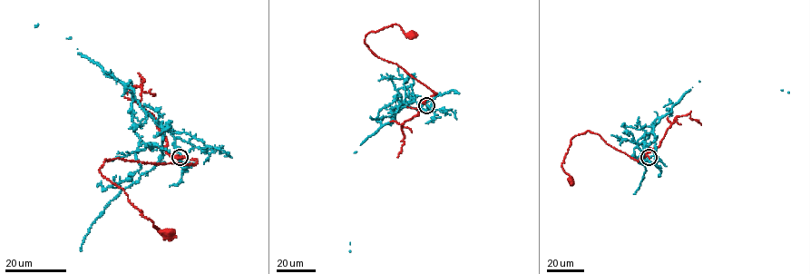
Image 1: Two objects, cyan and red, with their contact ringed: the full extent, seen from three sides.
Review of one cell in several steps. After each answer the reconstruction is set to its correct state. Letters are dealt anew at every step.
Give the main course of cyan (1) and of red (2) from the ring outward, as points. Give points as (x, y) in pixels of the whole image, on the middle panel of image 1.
1: (426, 105), (424, 111), (404, 106), (395, 112), (395, 119), (368, 137), (354, 152), (349, 251)
2: (426, 105), (423, 102), (436, 93), (395, 63), (378, 57), (365, 40), (370, 32), (394, 24), (413, 34)

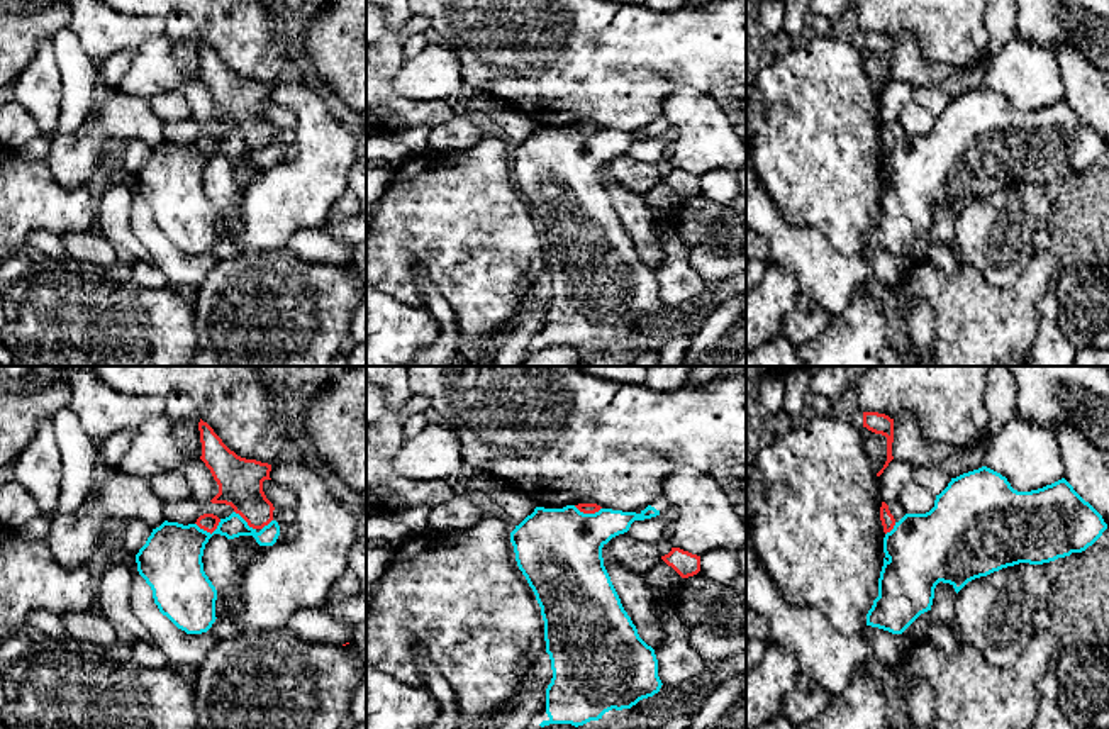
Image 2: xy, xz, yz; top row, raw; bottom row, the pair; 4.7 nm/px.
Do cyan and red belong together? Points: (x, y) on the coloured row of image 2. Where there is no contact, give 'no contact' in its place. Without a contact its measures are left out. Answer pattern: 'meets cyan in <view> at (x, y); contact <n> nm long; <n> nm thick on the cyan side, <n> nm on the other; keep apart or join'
meets cyan in xy at (209, 533); contact 130 nm long; 300 nm thick on the cyan side, 90 nm on the other; keep apart

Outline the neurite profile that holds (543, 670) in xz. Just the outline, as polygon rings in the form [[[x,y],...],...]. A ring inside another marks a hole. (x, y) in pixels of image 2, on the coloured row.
[[[548,653],[539,656],[538,663],[532,666],[532,671],[548,688],[553,678],[551,659]]]

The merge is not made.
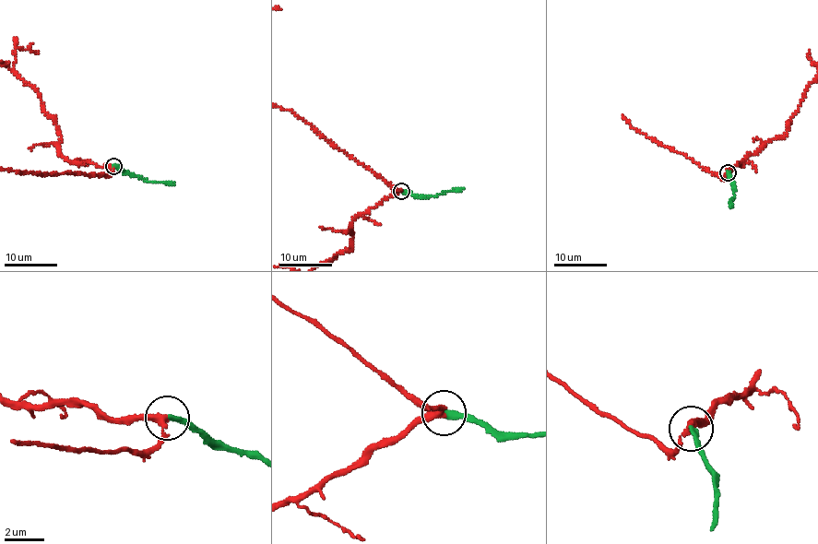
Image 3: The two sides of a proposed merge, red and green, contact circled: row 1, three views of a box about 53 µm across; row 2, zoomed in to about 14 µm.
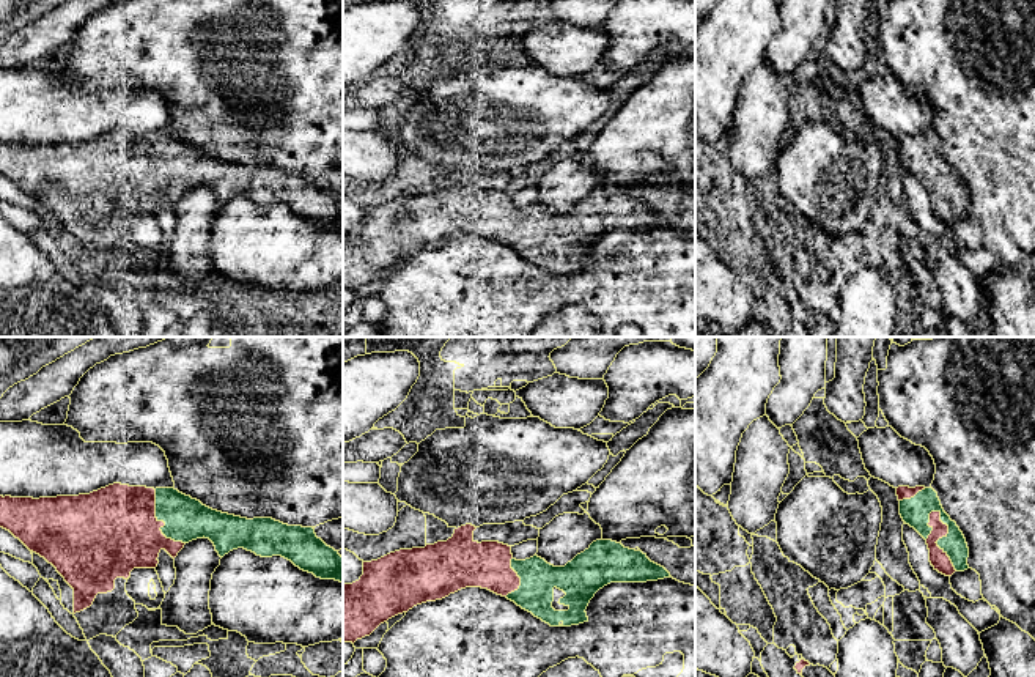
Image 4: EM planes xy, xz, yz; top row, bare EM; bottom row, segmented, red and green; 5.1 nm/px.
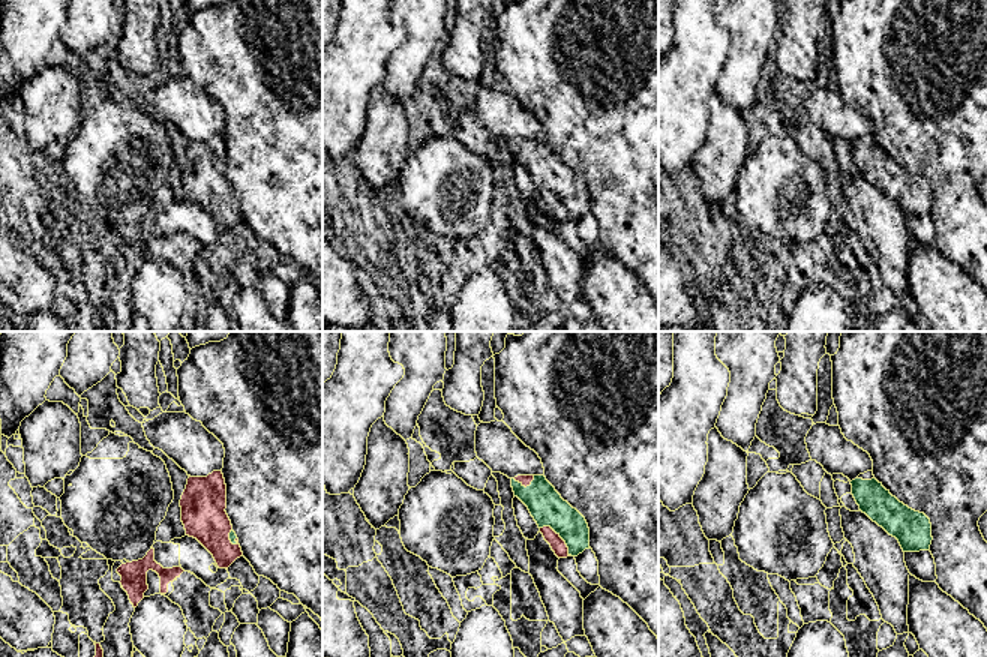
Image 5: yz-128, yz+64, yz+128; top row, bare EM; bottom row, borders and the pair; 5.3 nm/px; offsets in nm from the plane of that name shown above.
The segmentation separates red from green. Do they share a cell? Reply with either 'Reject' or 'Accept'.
Accept

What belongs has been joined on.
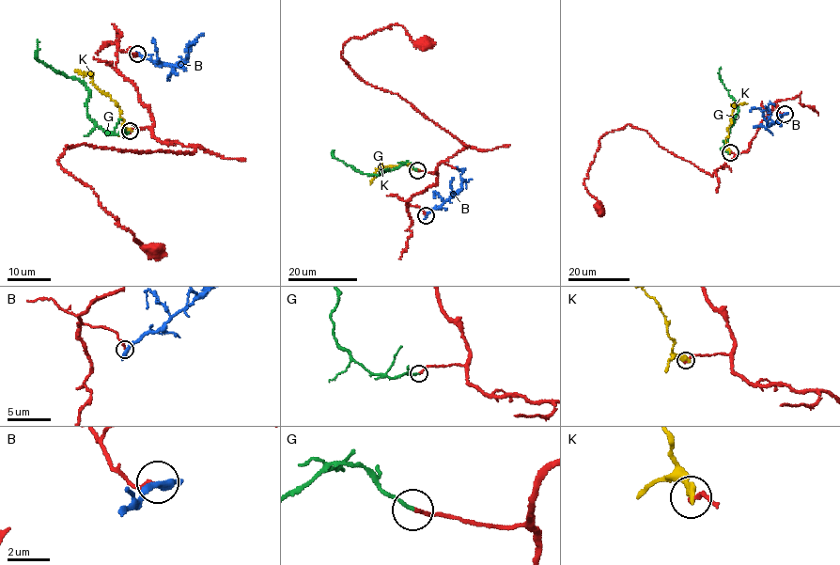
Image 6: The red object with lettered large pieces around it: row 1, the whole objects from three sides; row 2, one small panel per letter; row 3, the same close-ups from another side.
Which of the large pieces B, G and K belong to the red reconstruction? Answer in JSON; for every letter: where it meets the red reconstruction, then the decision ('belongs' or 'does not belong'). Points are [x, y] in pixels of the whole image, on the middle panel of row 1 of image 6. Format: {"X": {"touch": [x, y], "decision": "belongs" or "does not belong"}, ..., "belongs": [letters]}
{"B": {"touch": [426, 215], "decision": "does not belong"}, "G": {"touch": [417, 170], "decision": "belongs"}, "K": {"touch": [417, 170], "decision": "does not belong"}, "belongs": ["G"]}

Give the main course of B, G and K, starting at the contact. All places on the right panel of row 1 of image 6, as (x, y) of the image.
B: (785, 114), (768, 126), (759, 108), (750, 112)
G: (730, 152), (721, 149), (738, 107), (721, 78), (721, 67)
K: (730, 152), (726, 138), (734, 106), (747, 103)

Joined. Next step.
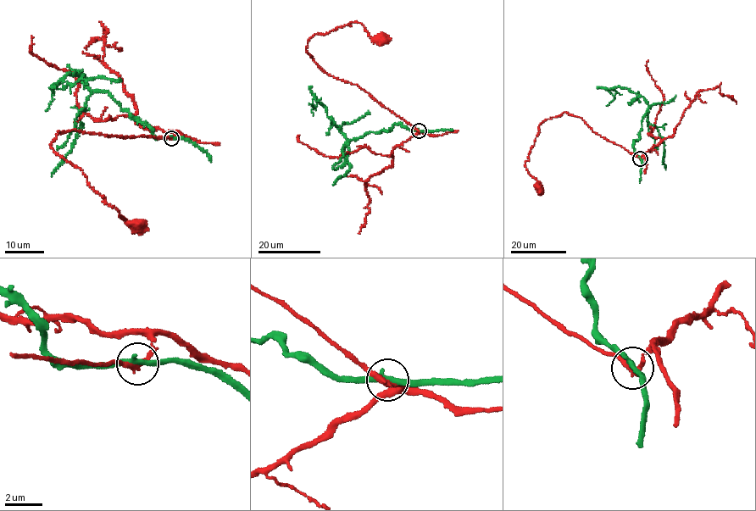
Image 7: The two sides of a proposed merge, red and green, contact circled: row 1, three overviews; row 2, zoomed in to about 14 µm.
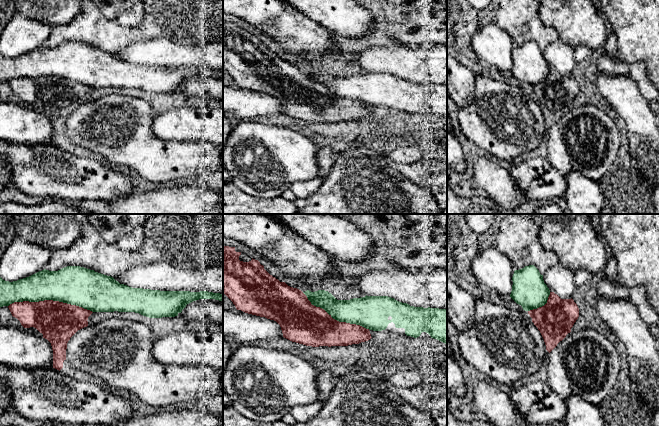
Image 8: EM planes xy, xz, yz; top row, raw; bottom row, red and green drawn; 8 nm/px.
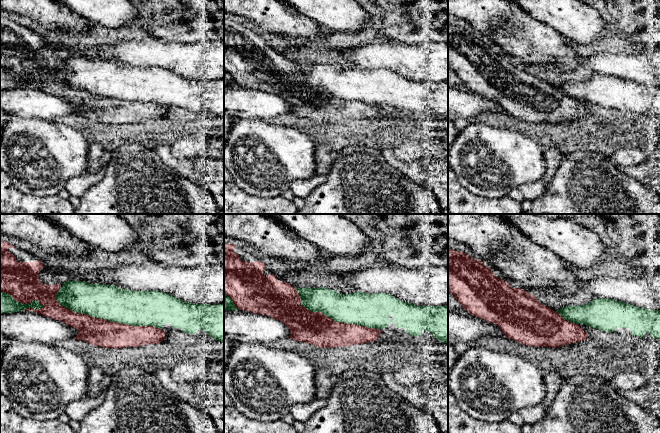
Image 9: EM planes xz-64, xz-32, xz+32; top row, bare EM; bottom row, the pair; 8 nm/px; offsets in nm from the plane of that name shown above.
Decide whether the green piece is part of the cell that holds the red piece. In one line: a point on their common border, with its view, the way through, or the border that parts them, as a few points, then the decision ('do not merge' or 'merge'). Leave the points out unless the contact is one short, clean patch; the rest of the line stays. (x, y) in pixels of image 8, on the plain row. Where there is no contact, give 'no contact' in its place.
contact xy (50, 76); do not merge

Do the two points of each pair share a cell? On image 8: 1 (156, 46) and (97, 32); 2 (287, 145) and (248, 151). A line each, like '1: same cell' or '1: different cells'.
1: different cells
2: same cell

